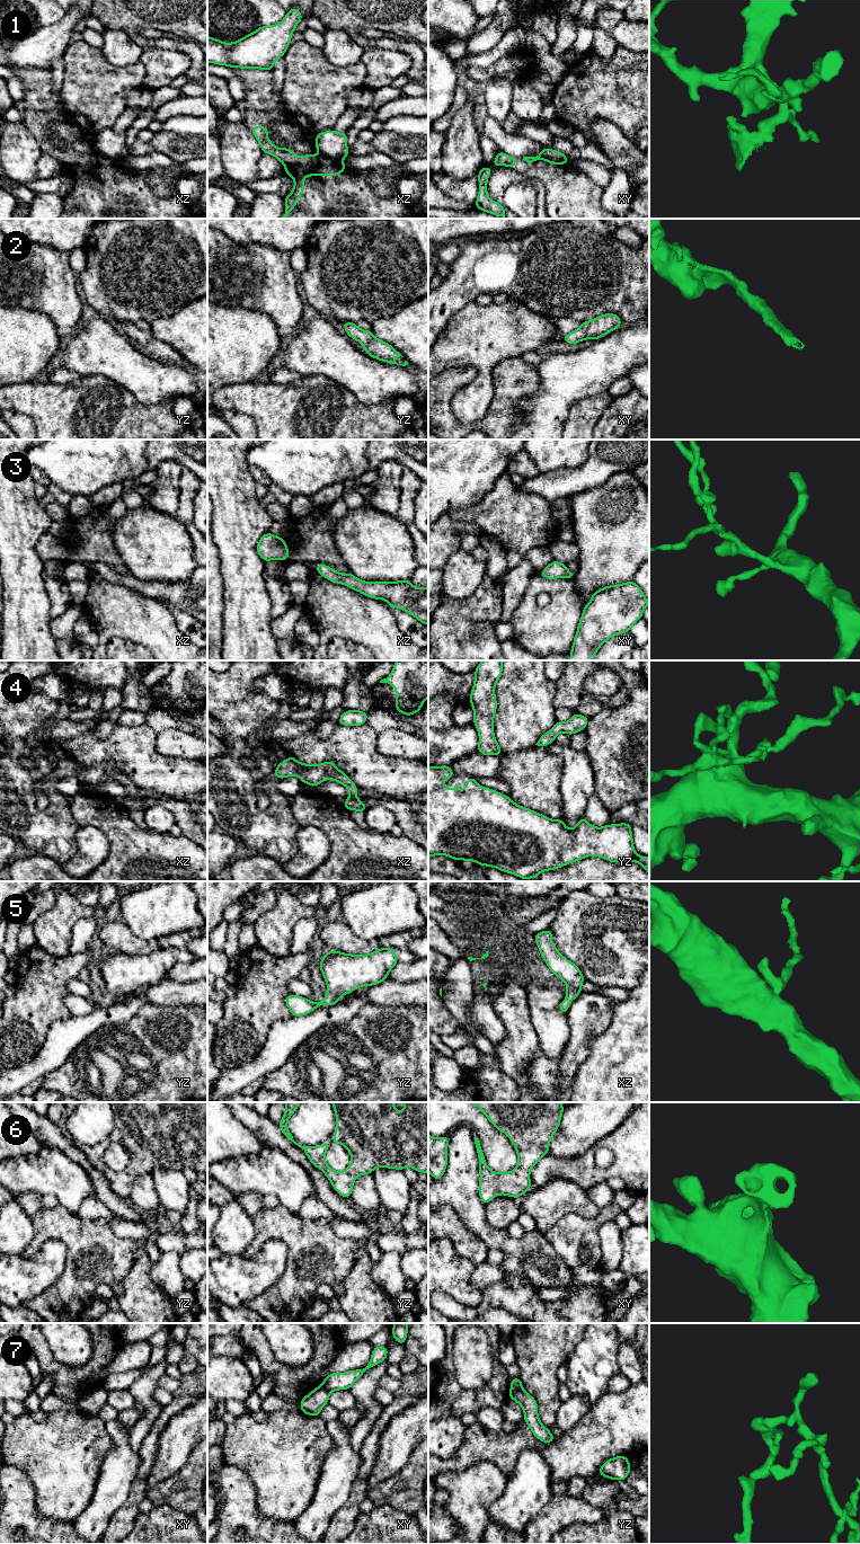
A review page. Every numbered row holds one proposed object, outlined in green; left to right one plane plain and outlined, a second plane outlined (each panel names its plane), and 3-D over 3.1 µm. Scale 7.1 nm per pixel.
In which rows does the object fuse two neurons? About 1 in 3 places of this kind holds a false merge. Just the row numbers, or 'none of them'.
1, 7

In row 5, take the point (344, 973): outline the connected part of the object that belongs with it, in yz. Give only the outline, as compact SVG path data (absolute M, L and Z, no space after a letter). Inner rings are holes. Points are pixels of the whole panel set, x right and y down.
M380 948L369 955L351 955L342 951L328 951L319 967L327 984L323 1001L311 1002L307 997L290 994L285 997L293 1017L303 1017L321 1005L335 1005L343 995L361 986L378 985L398 964L393 948Z

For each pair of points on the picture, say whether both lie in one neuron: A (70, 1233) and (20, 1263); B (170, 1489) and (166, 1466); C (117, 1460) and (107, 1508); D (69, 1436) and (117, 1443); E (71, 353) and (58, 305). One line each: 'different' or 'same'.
A: different
B: different
C: same
D: different
E: different

